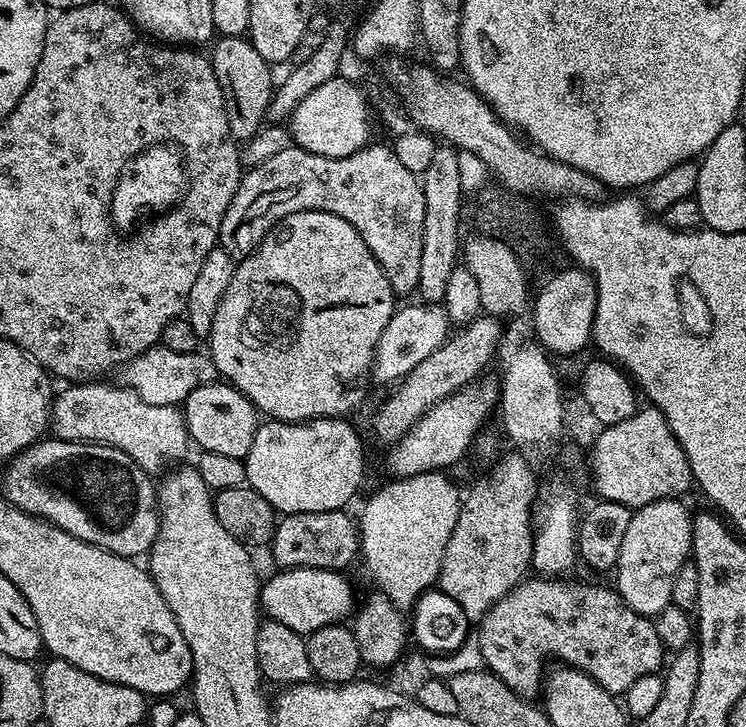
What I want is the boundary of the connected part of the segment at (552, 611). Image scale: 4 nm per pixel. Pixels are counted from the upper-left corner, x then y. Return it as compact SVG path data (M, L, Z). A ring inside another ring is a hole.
M525 579L507 592L478 624L481 661L487 671L518 695L532 698L536 691L541 691L546 676L544 652L585 672L598 686L613 694L627 692L638 678L657 674L665 667L666 649L655 623L630 610L615 587L532 579Z

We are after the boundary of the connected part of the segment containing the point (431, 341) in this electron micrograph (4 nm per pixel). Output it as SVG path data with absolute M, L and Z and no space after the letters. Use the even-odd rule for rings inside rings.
M415 302L397 307L393 312L386 330L382 330L382 338L378 338L376 353L372 356L370 376L380 384L391 385L403 380L414 366L421 364L424 359L430 358L438 346L442 346L450 335L450 321L440 304Z

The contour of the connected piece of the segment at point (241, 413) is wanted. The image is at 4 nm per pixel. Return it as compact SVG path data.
M227 382L198 386L187 396L182 405L188 434L197 449L214 454L226 454L230 458L243 460L250 454L254 434L258 427L256 407Z

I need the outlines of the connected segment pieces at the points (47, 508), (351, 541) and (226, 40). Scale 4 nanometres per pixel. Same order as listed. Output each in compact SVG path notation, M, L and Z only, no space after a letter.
M44 438L13 456L5 468L8 469L4 472L2 496L11 507L21 508L28 516L36 516L66 530L66 534L82 542L119 556L140 558L152 551L152 543L160 529L158 488L153 477L142 471L129 456L122 454L122 450L83 440Z
M337 510L335 512L289 512L281 515L277 519L276 526L273 530L273 536L270 541L270 545L274 554L274 562L276 563L277 569L283 570L286 568L317 568L318 570L330 570L331 572L337 570L344 570L344 567L351 562L352 559L357 559L358 553L360 552L360 534L358 531L358 524L355 519L352 520L347 516L347 511Z
M220 36L211 48L210 59L216 75L214 83L224 88L230 134L238 142L247 142L268 120L268 107L274 91L273 69L268 61L262 58L262 54L254 50L251 40L244 36Z

